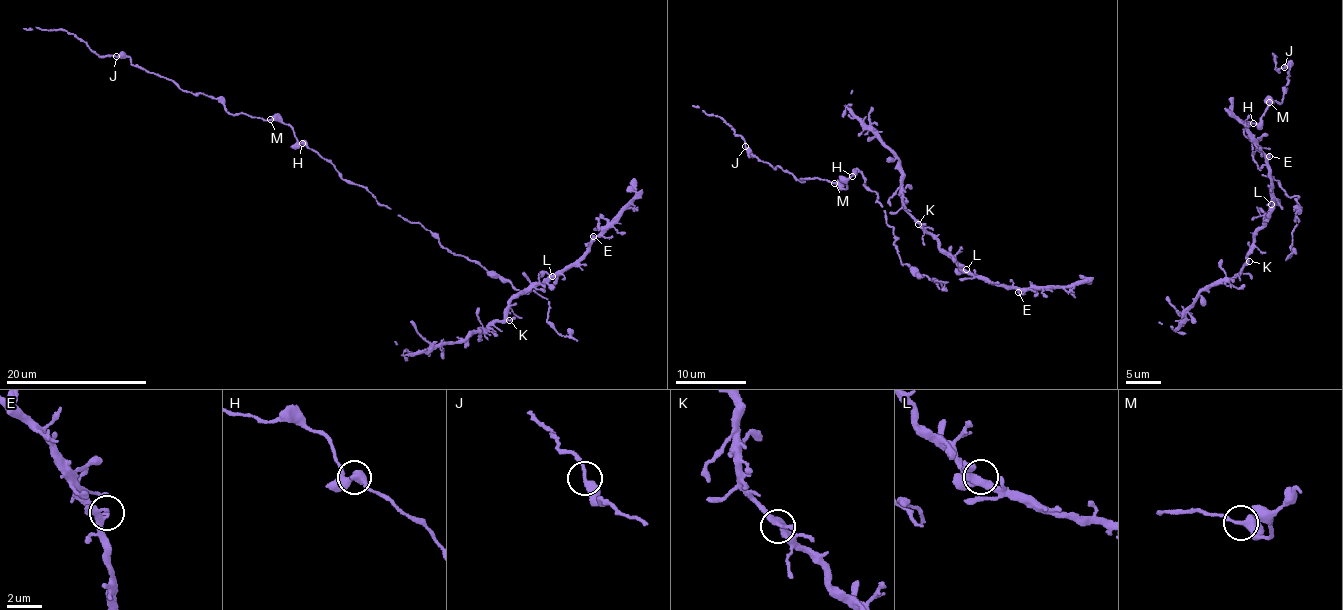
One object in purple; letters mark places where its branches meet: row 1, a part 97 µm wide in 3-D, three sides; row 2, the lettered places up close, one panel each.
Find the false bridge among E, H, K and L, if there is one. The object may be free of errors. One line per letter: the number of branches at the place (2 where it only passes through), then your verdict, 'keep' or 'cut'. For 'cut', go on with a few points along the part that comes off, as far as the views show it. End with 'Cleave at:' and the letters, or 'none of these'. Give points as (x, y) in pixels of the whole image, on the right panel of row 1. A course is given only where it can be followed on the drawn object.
E: 2 | keep
H: 2 | keep
K: 2 | keep
L: 3 | keep
Cleave at: none of these

